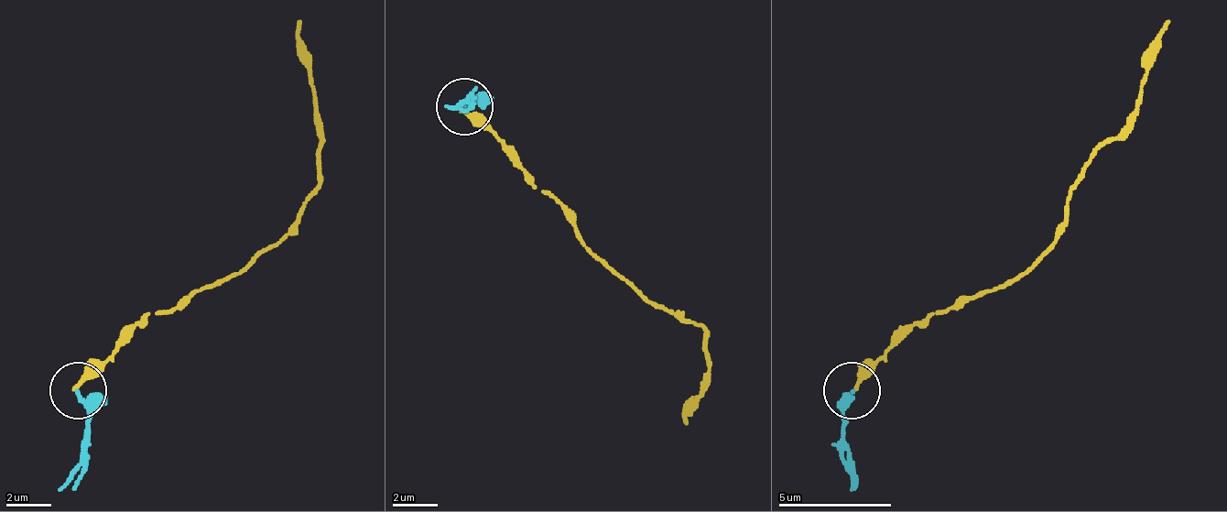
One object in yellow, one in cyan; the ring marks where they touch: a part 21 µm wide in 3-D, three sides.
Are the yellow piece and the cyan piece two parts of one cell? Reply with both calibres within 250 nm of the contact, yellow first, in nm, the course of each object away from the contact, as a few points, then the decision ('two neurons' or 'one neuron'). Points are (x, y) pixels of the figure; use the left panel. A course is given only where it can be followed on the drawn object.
280 nm thick on the yellow side, 180 nm on the other; yellow runs (77, 391), (151, 312), (224, 284), (287, 233), (315, 187), (321, 147), (309, 56), (298, 22); cyan runs (77, 391), (88, 408), (88, 449), (59, 488); two neurons

